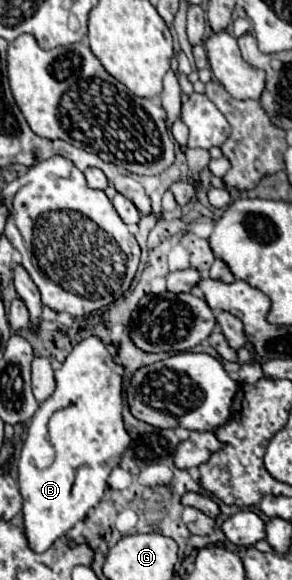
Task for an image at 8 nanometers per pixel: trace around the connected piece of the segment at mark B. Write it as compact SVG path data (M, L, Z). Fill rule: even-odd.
M85 338L71 350L63 366L55 372L57 388L53 396L37 408L27 426L27 438L17 460L17 482L23 498L25 536L33 552L45 552L51 548L57 538L65 536L79 520L87 516L91 508L99 504L107 490L109 472L119 464L121 454L131 440L123 428L121 416L121 372L123 368L109 356L99 338Z

